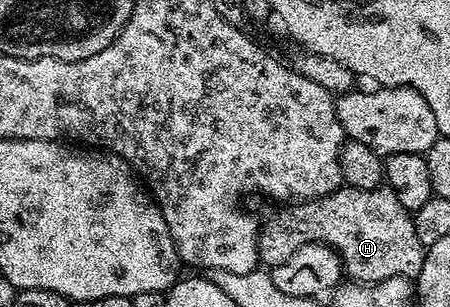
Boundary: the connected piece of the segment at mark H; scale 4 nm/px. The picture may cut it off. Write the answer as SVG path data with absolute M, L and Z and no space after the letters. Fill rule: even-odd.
M384 184L374 190L342 185L340 190L322 198L312 198L310 202L285 204L277 209L281 210L275 211L266 222L263 222L257 235L257 256L266 267L272 268L283 264L283 260L287 260L294 252L299 252L303 244L321 242L324 246L337 251L344 273L355 282L368 284L382 282L388 278L413 280L423 268L427 247L421 243L419 236L415 236L413 214L407 208L403 208L403 204L399 204L395 192L391 192Z

